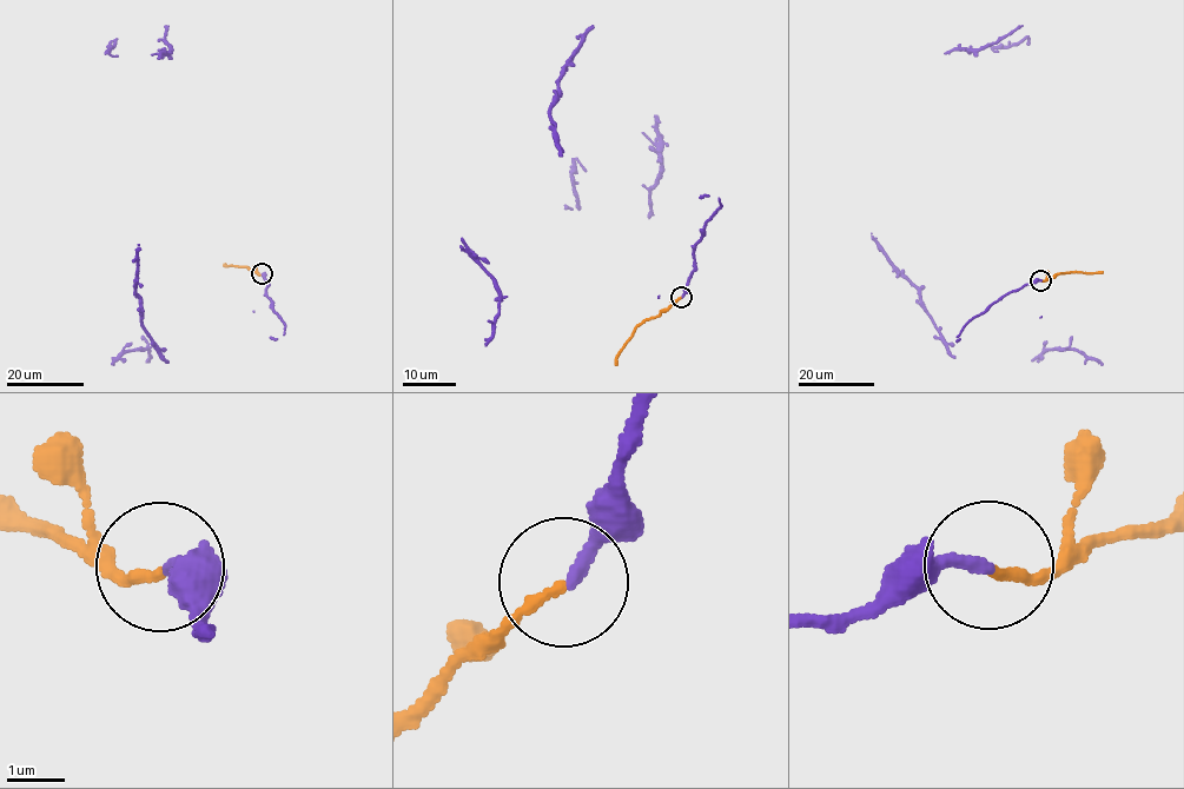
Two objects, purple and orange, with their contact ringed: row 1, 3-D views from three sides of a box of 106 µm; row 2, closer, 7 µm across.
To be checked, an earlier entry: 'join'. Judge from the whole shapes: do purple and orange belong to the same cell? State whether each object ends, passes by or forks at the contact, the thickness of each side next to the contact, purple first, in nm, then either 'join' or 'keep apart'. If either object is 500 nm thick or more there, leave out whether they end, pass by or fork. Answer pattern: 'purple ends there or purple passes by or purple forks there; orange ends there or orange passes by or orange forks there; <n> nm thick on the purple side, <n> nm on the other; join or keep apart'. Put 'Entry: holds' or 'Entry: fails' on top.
Entry: holds
purple ends there; orange ends there; 240 nm thick on the purple side, 180 nm on the other; join

